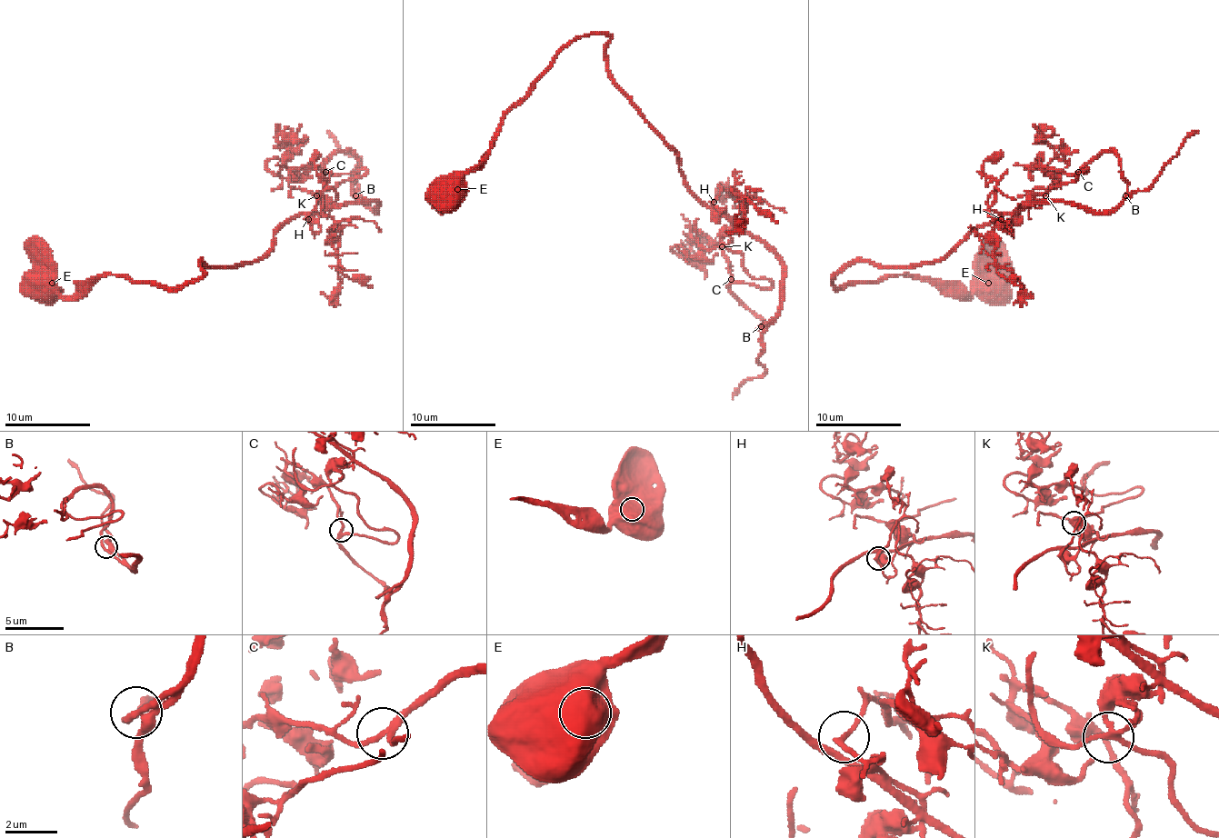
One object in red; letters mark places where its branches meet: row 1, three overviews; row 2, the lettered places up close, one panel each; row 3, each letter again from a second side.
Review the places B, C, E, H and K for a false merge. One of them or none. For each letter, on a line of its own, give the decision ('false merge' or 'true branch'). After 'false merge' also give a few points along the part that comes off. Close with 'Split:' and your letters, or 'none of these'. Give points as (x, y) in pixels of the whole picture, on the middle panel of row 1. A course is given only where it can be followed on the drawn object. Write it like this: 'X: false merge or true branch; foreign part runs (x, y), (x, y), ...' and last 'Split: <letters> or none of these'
B: true branch
C: true branch
E: true branch
H: true branch
K: true branch
Split: none of these

